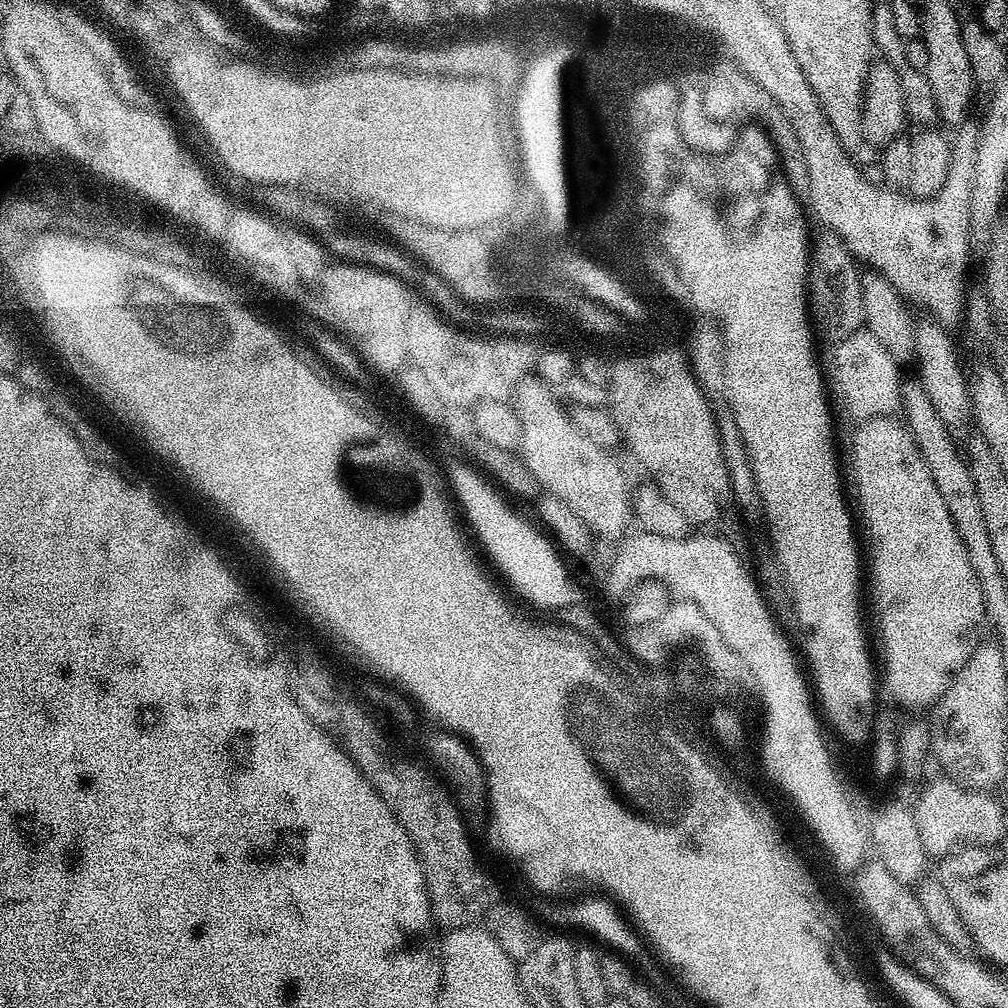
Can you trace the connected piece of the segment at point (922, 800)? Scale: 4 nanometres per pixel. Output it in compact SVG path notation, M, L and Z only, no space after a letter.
M947 778L929 784L923 790L925 792L914 803L914 811L918 835L929 857L947 857L953 849L965 842L972 846L992 846L997 843L995 840L1003 838L1004 808L992 794L984 790L962 788Z

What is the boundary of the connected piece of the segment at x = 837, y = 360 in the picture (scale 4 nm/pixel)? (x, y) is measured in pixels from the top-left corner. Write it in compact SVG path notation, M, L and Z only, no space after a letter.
M861 330L839 341L832 352L832 369L827 369L830 381L830 396L834 408L848 420L863 422L875 420L877 416L891 417L892 412L902 404L901 369L897 362L887 353L886 347L878 342L874 334Z

